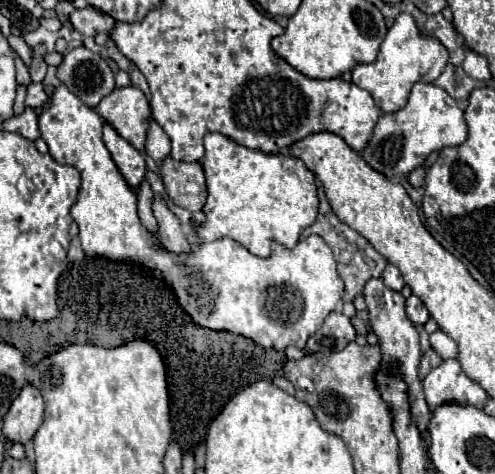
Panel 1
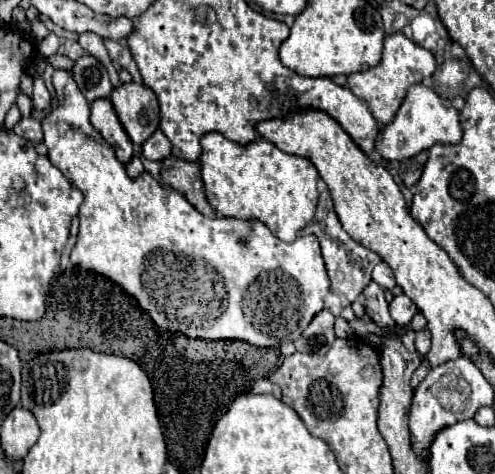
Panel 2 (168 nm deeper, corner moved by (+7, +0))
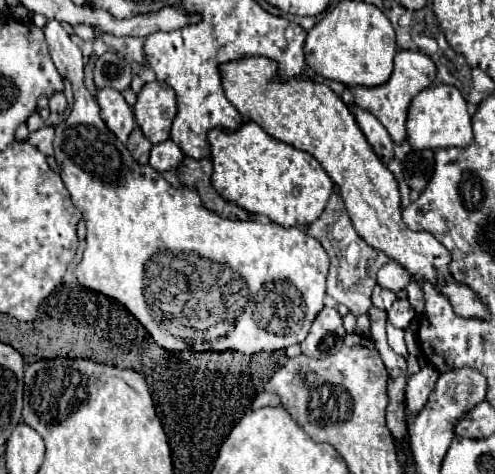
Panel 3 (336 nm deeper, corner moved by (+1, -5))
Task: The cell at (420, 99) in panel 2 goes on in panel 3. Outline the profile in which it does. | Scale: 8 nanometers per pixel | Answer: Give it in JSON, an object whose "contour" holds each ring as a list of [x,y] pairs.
{"contour":[[[435,85],[423,89],[409,107],[407,117],[407,141],[413,149],[441,149],[441,147],[467,147],[473,141],[471,115],[467,113],[467,101],[455,85]]]}

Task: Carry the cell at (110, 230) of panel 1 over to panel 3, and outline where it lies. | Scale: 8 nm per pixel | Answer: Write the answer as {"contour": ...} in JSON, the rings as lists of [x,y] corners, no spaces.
{"contour":[[[49,19],[43,25],[43,33],[45,33],[45,41],[49,45],[49,53],[53,57],[53,63],[59,71],[59,75],[63,75],[63,79],[67,79],[73,85],[75,91],[75,105],[69,113],[69,117],[65,119],[65,123],[55,127],[55,159],[57,165],[61,169],[61,179],[65,183],[65,187],[71,193],[71,201],[73,205],[81,211],[83,221],[87,225],[87,245],[83,251],[83,259],[75,269],[77,281],[91,289],[97,291],[105,297],[117,299],[129,313],[133,313],[133,317],[149,331],[149,335],[155,339],[155,343],[167,351],[239,351],[245,355],[253,355],[257,351],[277,351],[277,349],[285,349],[293,343],[303,343],[309,327],[313,323],[313,319],[317,317],[317,313],[323,309],[323,299],[325,299],[325,279],[327,279],[327,271],[329,271],[329,257],[323,249],[323,245],[319,245],[317,239],[313,239],[311,235],[307,235],[305,231],[297,229],[297,227],[281,227],[273,221],[265,221],[265,219],[249,219],[249,221],[233,221],[233,219],[225,219],[213,211],[209,211],[203,201],[199,199],[199,193],[195,191],[195,187],[171,187],[163,175],[159,171],[155,171],[151,165],[141,165],[133,159],[133,155],[127,151],[127,147],[115,137],[115,133],[111,133],[107,129],[107,125],[103,123],[101,115],[99,115],[99,105],[97,101],[91,97],[91,93],[85,89],[83,85],[83,55],[81,49],[71,41],[71,37],[67,35],[67,31],[63,29],[63,25],[57,19]]]}

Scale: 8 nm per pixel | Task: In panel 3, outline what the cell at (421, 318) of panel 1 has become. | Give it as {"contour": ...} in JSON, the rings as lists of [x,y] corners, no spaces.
{"contour":[[[397,299],[387,313],[389,313],[389,323],[399,329],[405,329],[411,323],[411,319],[415,317],[415,309],[411,307],[407,299]]]}

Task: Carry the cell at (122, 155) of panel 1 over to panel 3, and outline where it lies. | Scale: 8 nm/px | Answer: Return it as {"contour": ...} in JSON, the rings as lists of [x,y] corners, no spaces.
{"contour":[[[111,87],[99,89],[97,103],[101,107],[101,117],[105,125],[125,143],[131,129],[135,127],[133,109],[129,107],[129,103],[123,99],[123,95],[117,89],[111,89]]]}

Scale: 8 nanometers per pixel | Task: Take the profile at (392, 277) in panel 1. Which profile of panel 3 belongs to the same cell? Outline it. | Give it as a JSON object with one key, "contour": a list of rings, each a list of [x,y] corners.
{"contour":[[[389,261],[383,265],[377,273],[377,283],[389,291],[399,291],[405,289],[407,283],[411,281],[411,275],[407,273],[405,267],[401,267],[397,261]]]}

